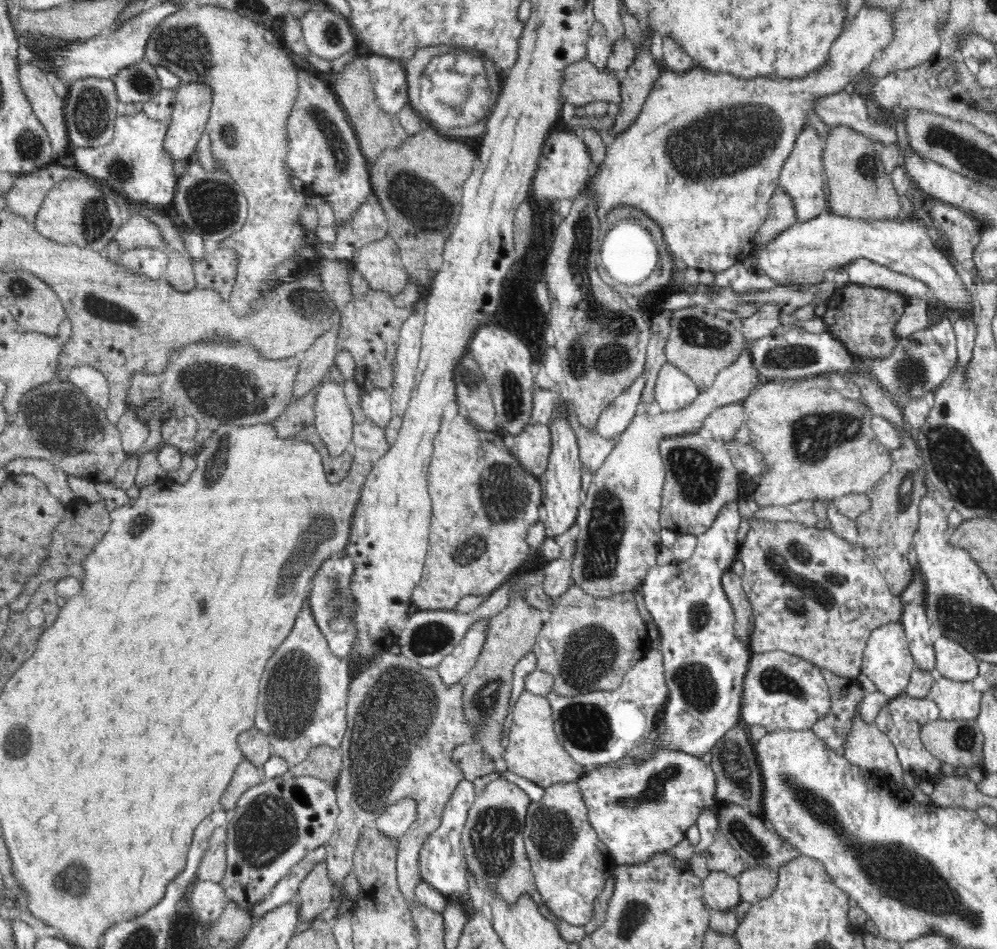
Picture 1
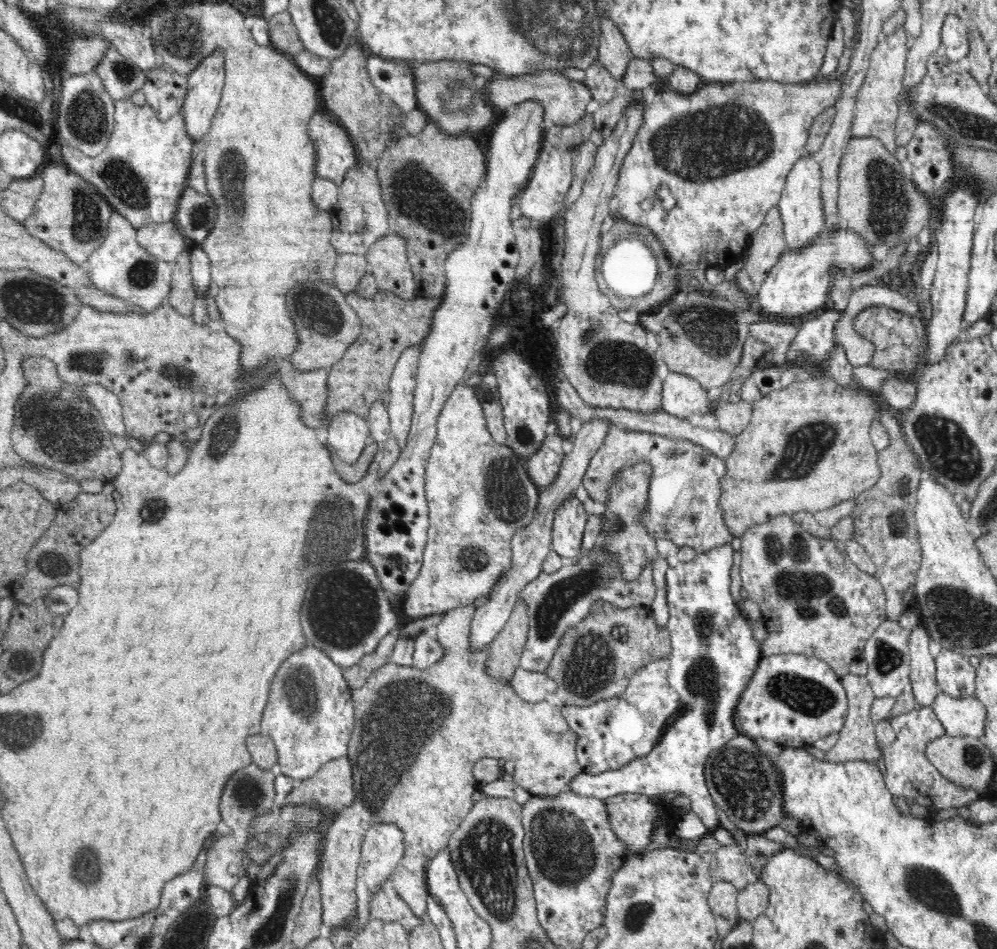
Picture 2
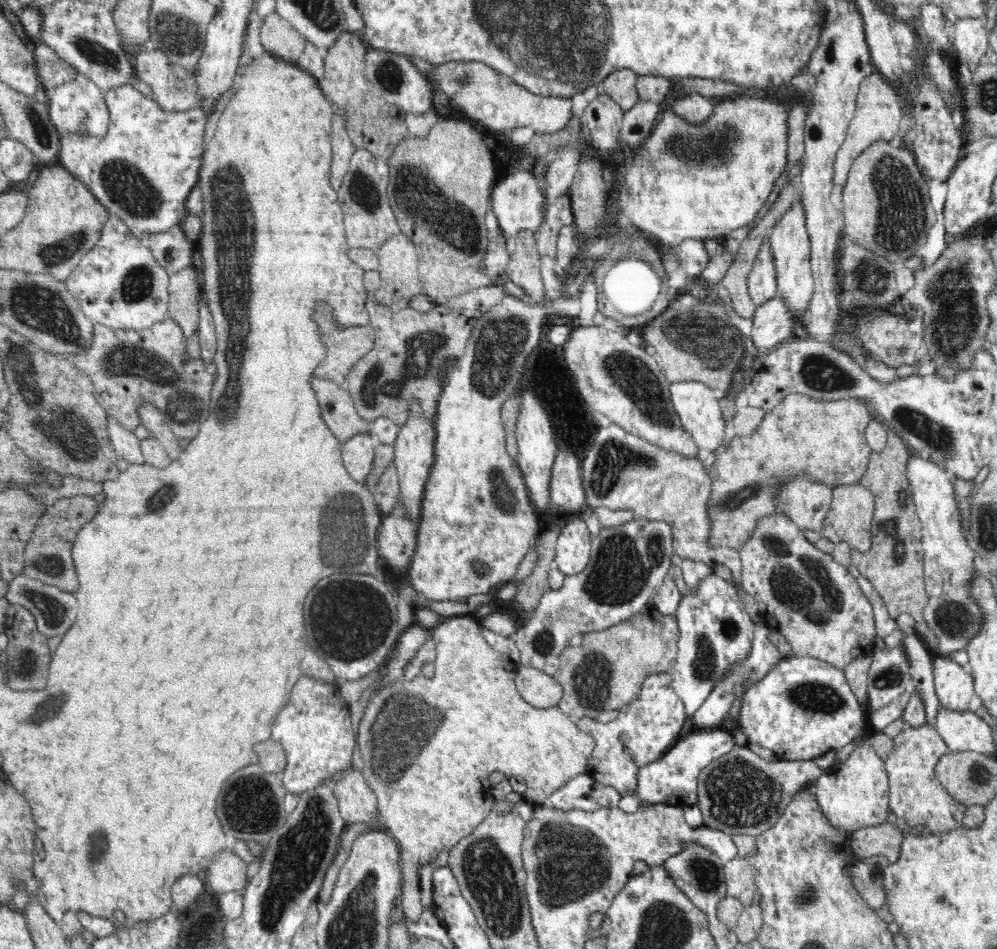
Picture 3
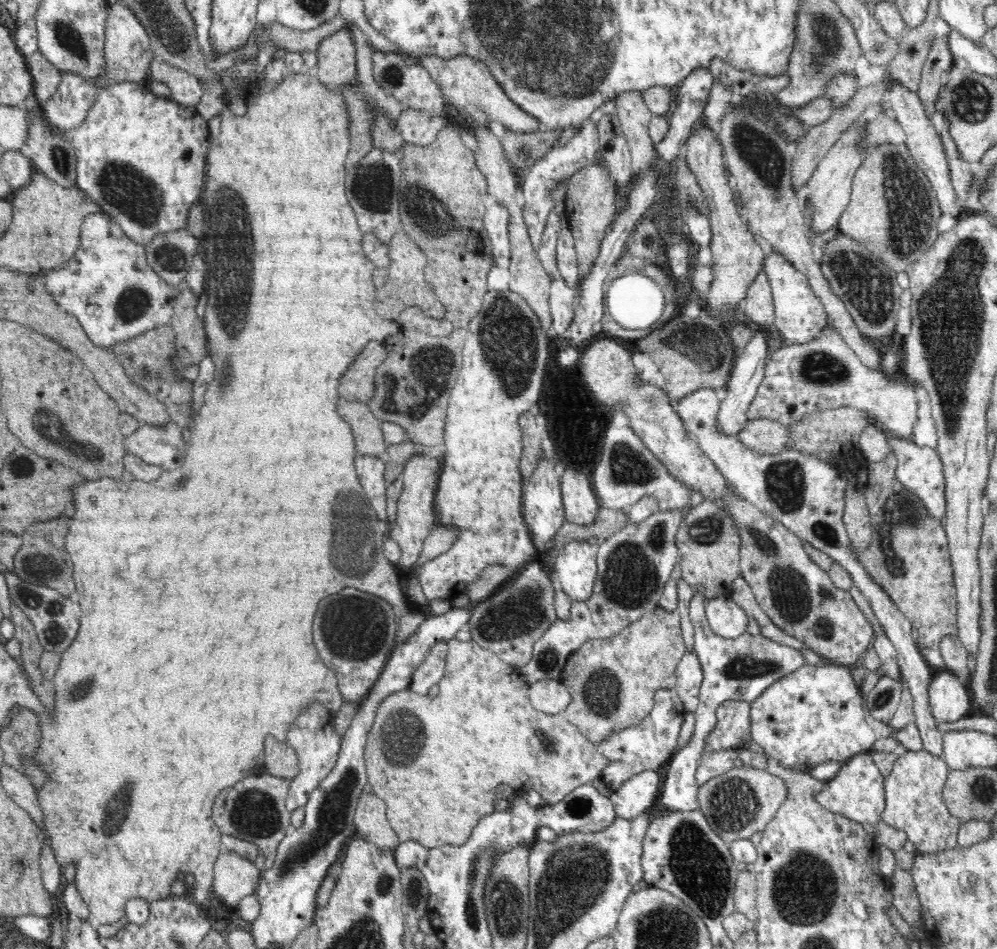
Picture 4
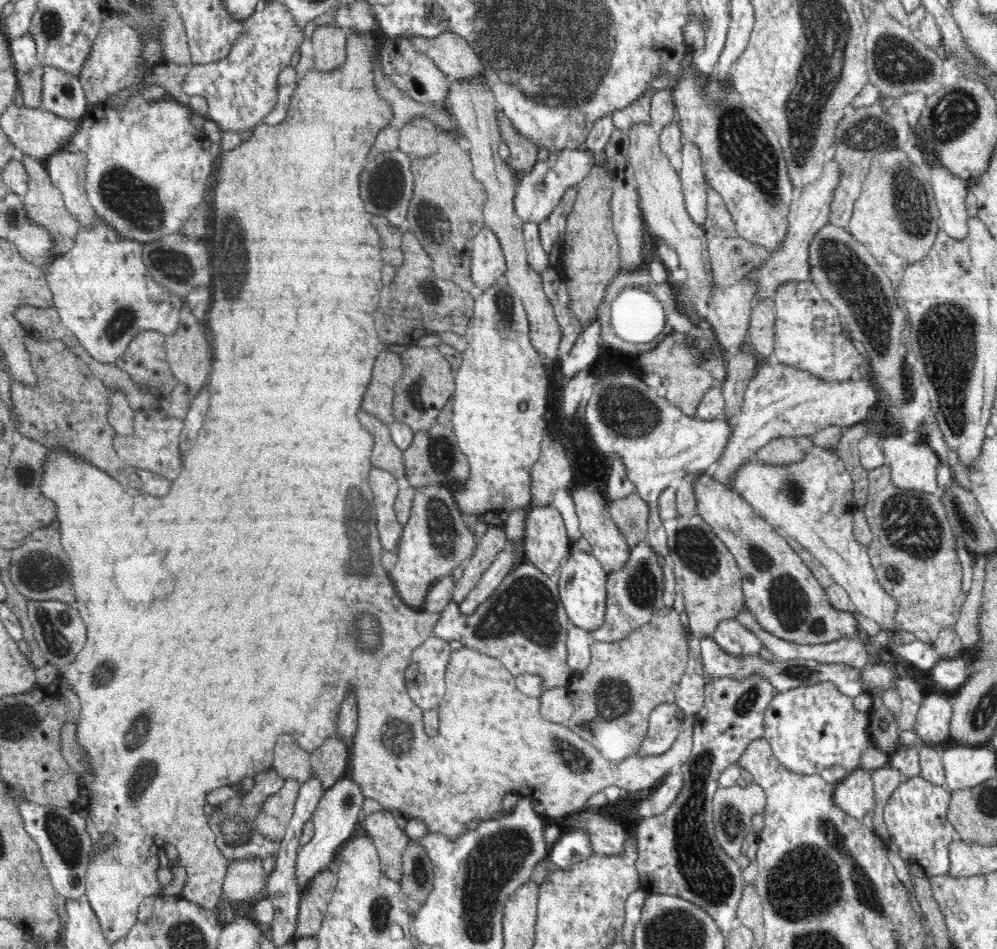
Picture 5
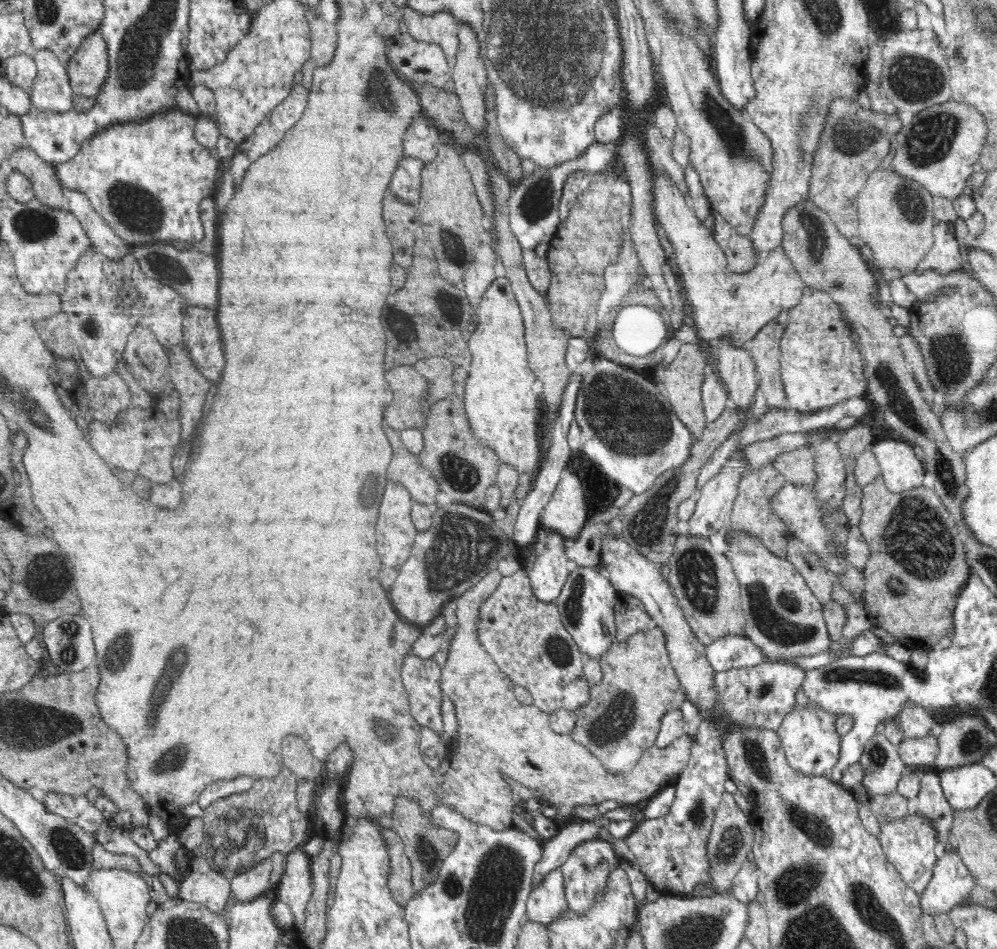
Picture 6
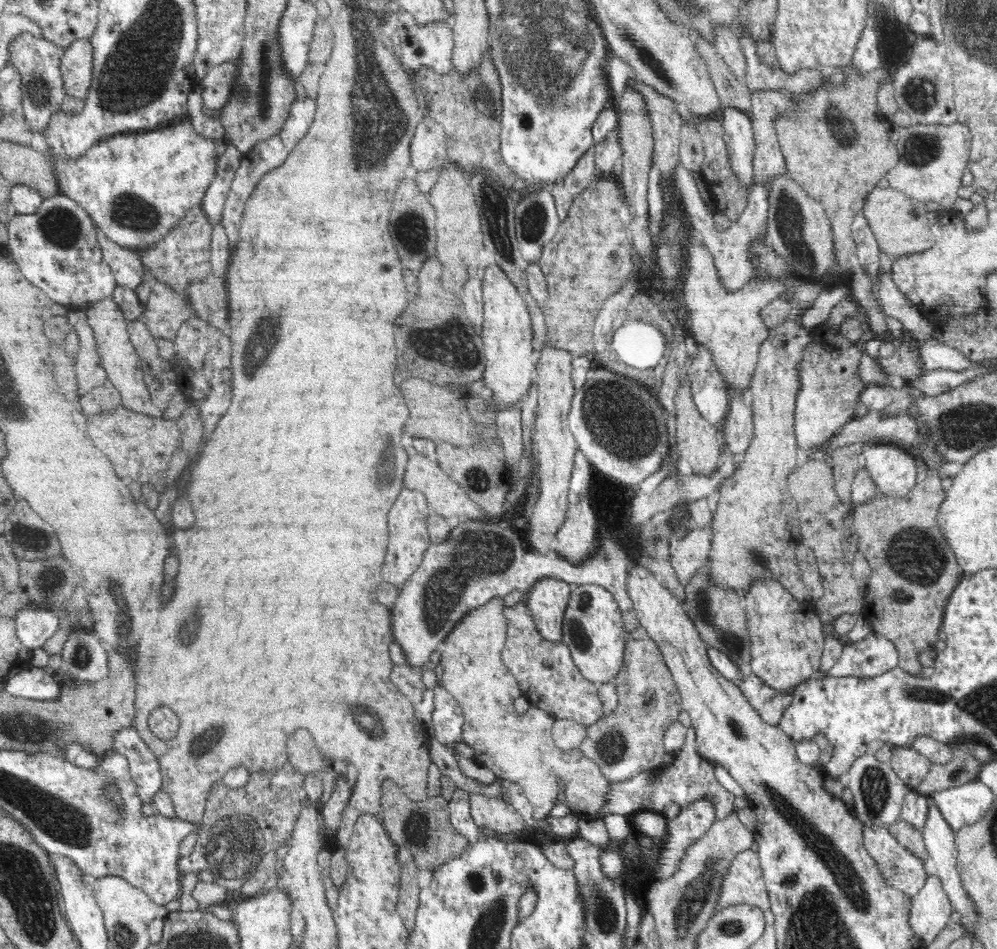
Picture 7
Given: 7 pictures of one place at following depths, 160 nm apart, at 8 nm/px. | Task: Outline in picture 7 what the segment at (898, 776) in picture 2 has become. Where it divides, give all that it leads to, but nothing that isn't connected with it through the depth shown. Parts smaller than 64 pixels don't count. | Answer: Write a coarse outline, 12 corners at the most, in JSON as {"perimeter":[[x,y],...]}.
{"perimeter":[[864,828],[863,845],[888,887],[913,897],[925,862],[894,833]]}

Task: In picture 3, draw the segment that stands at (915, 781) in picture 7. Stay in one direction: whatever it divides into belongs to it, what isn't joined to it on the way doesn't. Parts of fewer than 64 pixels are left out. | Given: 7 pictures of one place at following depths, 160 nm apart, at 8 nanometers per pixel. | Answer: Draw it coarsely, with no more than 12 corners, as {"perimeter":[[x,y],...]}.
{"perimeter":[[933,655],[941,708],[964,712],[976,694],[973,675]]}

